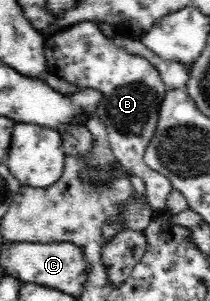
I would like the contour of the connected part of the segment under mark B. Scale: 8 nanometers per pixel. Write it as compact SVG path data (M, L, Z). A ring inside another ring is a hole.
M84 21L51 33L44 42L44 54L51 74L101 93L101 99L91 113L75 115L77 123L99 118L105 124L107 137L114 156L124 167L145 182L146 195L154 212L166 210L165 200L173 186L169 178L151 169L144 160L144 153L155 135L159 108L166 92L159 70L144 57L129 53L115 45L109 37L99 32L97 24Z

